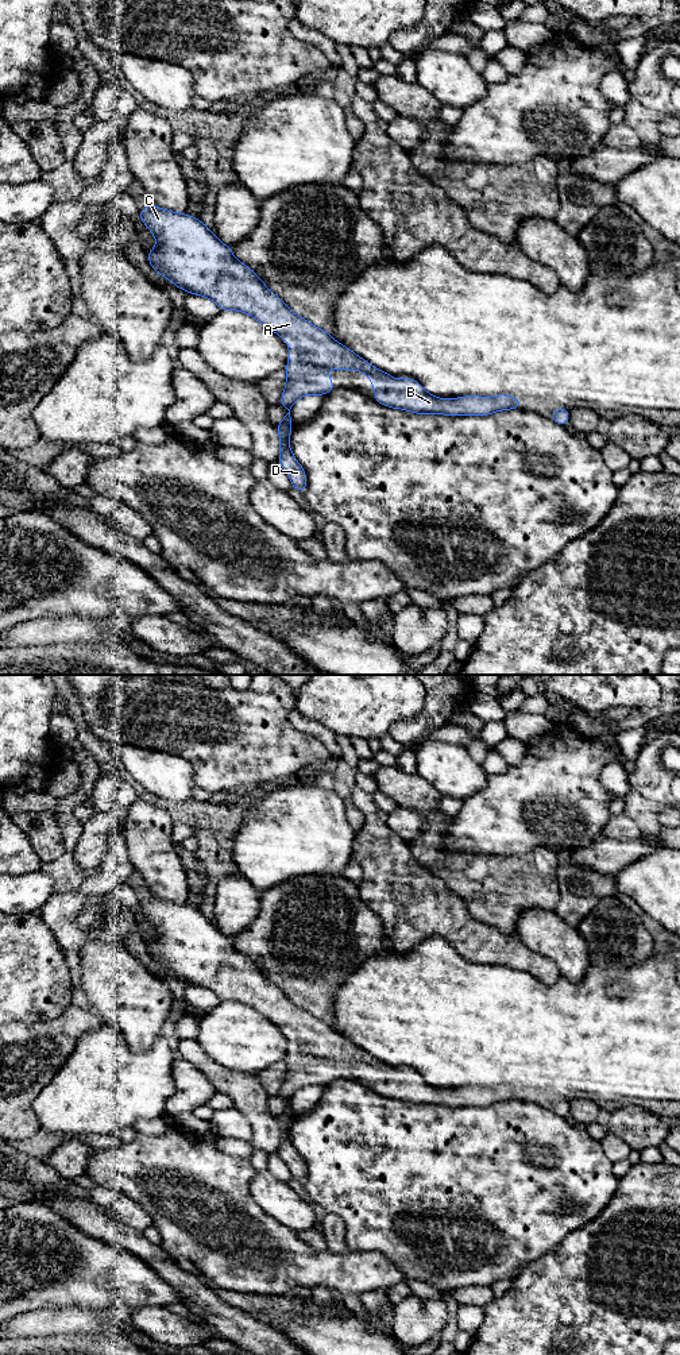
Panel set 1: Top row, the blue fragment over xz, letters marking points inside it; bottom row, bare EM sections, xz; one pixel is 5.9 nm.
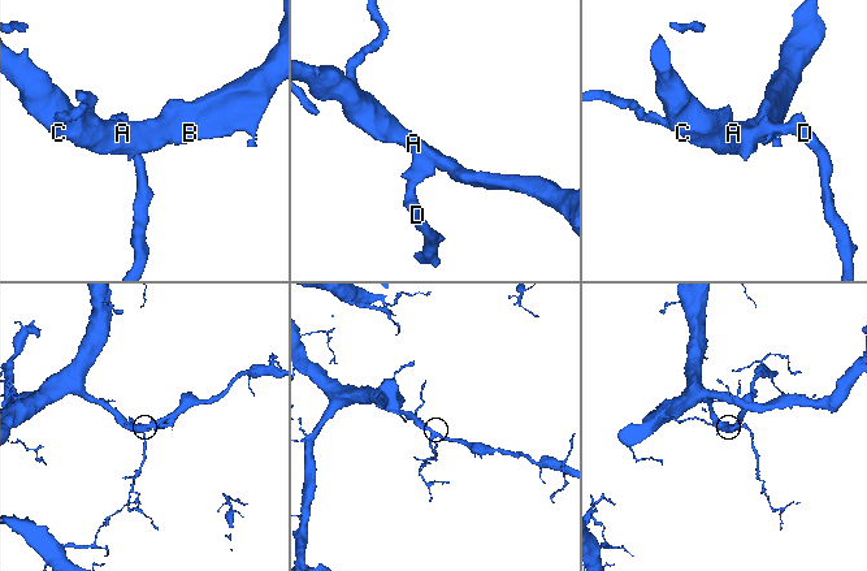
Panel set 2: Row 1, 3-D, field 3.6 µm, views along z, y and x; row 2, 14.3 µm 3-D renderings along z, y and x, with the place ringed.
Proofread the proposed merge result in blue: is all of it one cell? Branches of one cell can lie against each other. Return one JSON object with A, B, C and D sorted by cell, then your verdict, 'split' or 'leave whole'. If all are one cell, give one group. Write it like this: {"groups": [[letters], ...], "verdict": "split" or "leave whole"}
{"groups": [["A", "B", "C", "D"]], "verdict": "leave whole"}

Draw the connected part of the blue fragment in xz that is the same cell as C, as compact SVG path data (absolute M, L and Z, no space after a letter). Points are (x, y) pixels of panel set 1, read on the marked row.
M151 202L139 215L157 240L157 246L147 252L157 274L189 294L212 300L221 310L250 314L287 341L287 378L279 405L289 413L275 426L281 444L277 463L298 493L304 494L308 479L289 443L293 429L290 409L304 395L325 395L336 389L325 368L359 370L371 378L376 404L414 414L490 416L522 409L521 399L509 394L437 398L413 378L395 382L391 374L376 368L327 331L295 314L200 219Z

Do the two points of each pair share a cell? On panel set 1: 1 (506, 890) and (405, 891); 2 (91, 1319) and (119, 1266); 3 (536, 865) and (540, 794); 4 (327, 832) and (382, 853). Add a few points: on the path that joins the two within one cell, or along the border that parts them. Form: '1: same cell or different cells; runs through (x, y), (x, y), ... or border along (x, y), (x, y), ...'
1: different cells; border along (428, 869), (437, 875), (464, 902), (471, 915)
2: different cells; border along (64, 1307), (80, 1307), (104, 1313)
3: different cells; border along (559, 853), (536, 848), (506, 856)
4: different cells; border along (356, 833), (352, 841), (351, 859)

